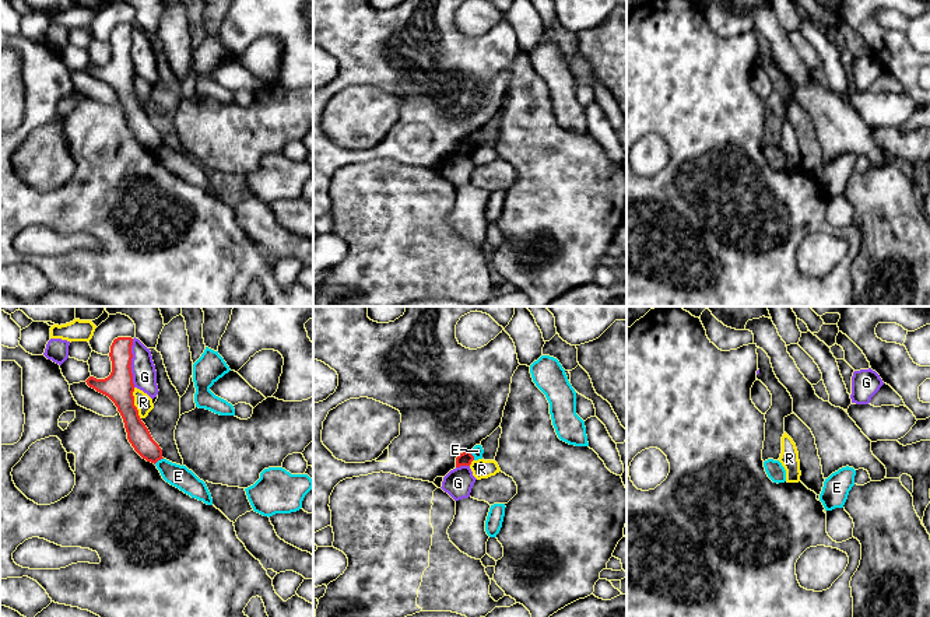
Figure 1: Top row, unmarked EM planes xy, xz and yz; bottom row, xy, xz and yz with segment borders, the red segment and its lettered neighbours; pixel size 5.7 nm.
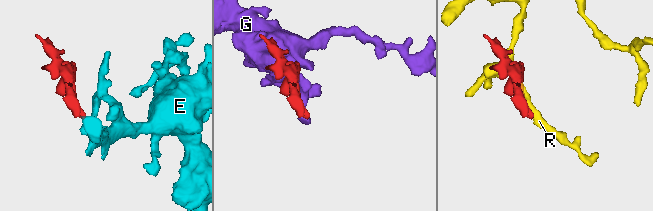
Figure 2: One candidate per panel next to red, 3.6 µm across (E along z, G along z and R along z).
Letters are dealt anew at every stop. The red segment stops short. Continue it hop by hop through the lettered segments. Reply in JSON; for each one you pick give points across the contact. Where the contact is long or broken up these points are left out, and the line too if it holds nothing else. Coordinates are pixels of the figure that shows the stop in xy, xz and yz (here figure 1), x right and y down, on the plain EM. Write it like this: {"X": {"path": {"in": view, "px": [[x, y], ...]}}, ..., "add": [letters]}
{"add": []}

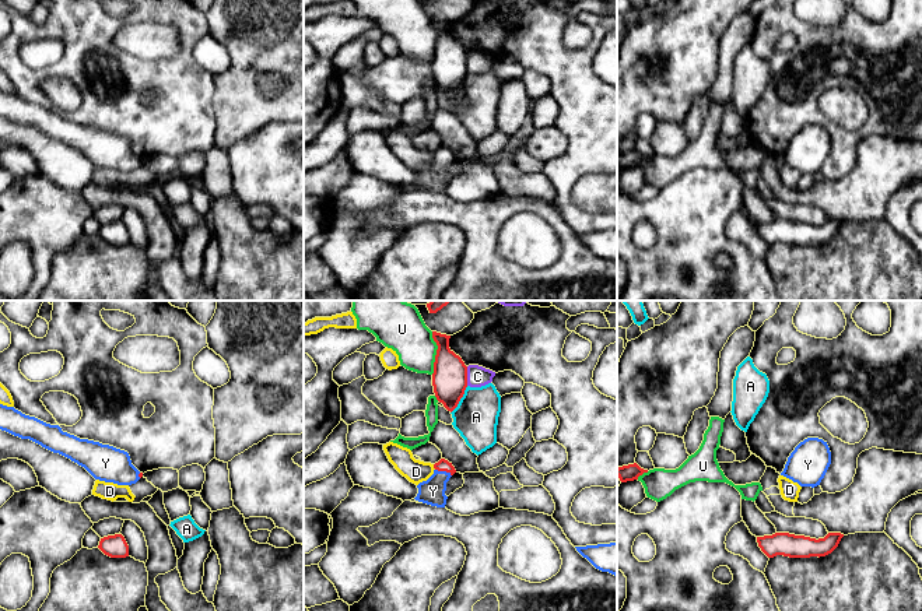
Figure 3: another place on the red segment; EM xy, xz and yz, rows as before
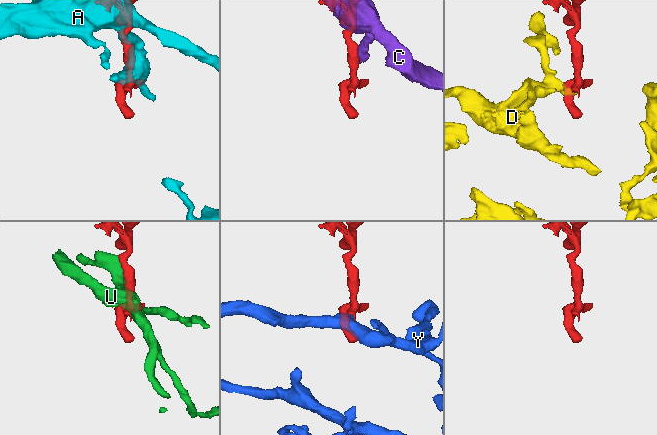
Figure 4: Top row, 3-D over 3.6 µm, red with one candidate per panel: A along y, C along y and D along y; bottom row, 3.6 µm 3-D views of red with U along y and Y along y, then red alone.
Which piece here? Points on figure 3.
{"Y": {"path": {"in": "xz", "px": [[442, 151], [444, 157], [433, 178]]}}, "add": ["Y"]}

